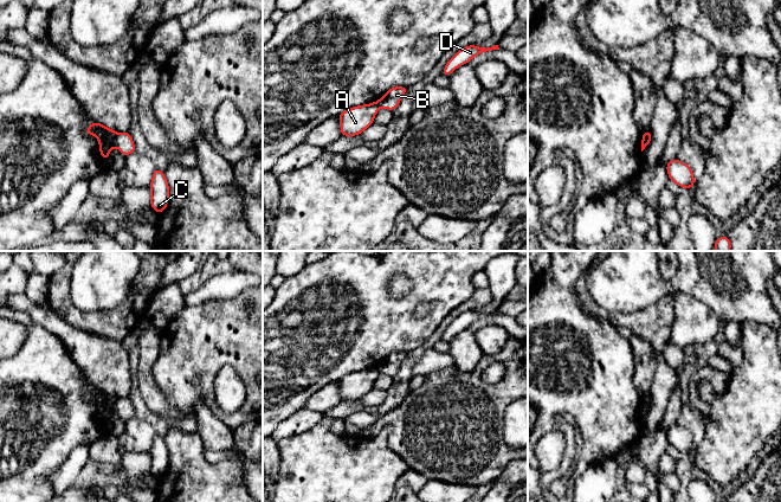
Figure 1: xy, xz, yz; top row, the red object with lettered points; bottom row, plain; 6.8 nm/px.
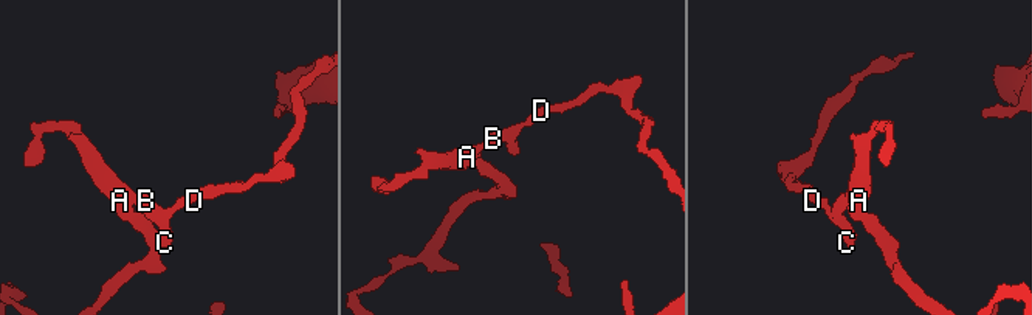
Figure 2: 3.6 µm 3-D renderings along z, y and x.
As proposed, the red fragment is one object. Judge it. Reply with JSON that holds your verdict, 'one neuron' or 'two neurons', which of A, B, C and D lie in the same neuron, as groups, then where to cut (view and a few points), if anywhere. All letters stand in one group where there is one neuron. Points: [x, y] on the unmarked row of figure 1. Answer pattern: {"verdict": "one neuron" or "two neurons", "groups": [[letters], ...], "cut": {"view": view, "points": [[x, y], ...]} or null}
{"verdict": "two neurons", "groups": [["A"], ["B", "C", "D"]], "cut": {"view": "xy", "points": [[117, 399], [113, 410]]}}

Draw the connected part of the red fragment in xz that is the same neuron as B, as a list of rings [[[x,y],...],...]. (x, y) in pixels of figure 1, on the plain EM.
[[[393,352],[390,353],[380,365],[380,373],[394,376],[402,365],[404,360],[407,358],[407,352]]]

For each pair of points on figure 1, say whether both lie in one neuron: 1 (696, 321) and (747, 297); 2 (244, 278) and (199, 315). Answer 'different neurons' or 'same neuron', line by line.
1: different neurons
2: different neurons

